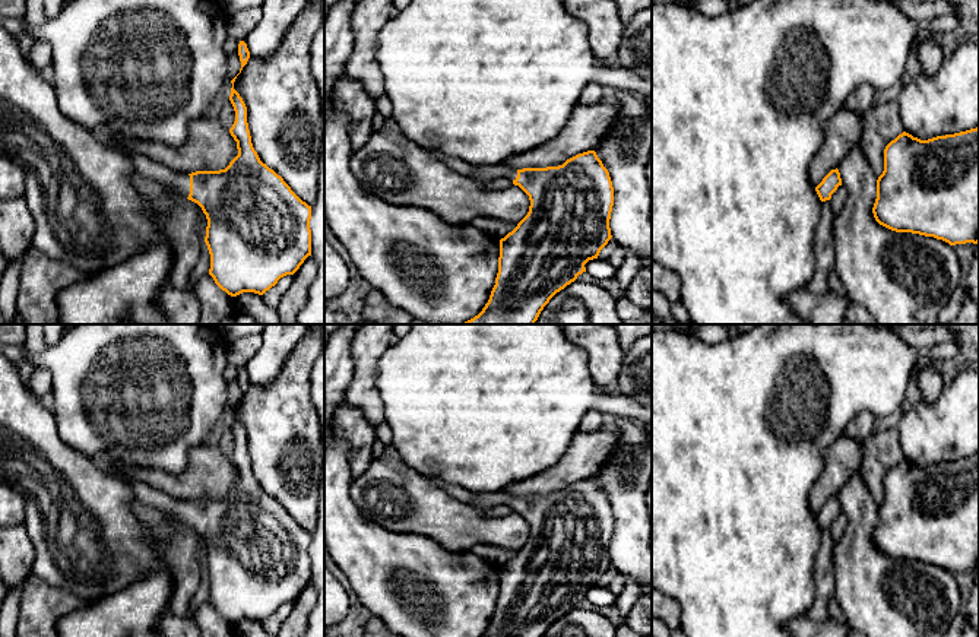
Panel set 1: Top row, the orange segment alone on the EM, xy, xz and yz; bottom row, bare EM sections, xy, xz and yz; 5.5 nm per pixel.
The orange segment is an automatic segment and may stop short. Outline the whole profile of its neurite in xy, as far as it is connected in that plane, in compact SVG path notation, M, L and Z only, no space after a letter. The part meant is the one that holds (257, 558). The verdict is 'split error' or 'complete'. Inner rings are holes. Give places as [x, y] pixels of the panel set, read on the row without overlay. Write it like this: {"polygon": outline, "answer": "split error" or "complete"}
{"polygon": "M237 403L231 408L232 415L229 422L229 428L235 438L235 449L229 456L229 460L237 469L238 482L225 497L178 501L167 492L159 491L139 479L132 476L121 478L132 487L137 501L171 513L184 525L202 535L207 546L205 570L210 581L209 602L213 605L215 611L231 624L237 624L243 619L263 622L275 614L281 605L294 602L304 587L311 583L311 533L302 529L281 503L260 488L251 470L247 450L247 434L240 421L234 416L235 406Z", "answer": "split error"}

